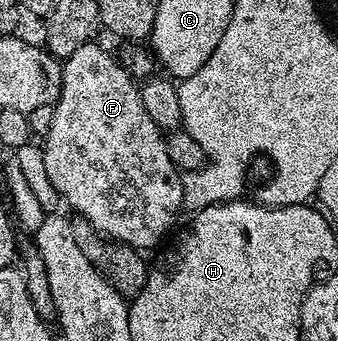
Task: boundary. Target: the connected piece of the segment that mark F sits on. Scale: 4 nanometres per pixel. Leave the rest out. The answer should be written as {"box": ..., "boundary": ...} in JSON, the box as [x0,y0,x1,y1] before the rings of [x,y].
{"box":[42,41,184,249],"boundary":[[[96,41],[84,43],[78,49],[74,49],[74,53],[70,53],[63,60],[62,89],[53,106],[53,121],[50,122],[50,127],[42,135],[42,139],[44,139],[44,141],[42,140],[42,148],[45,153],[46,170],[49,174],[47,184],[57,191],[65,204],[68,205],[69,203],[76,210],[75,214],[79,218],[88,219],[90,225],[94,225],[94,229],[100,232],[101,235],[117,243],[125,243],[127,247],[145,249],[144,247],[154,246],[175,225],[176,214],[182,211],[184,207],[182,172],[170,157],[165,132],[161,131],[158,125],[154,125],[154,117],[150,117],[150,113],[146,111],[146,105],[142,103],[137,80],[124,68],[124,64],[120,62],[113,52],[111,55],[106,48],[99,47],[98,44],[99,42]]]}

